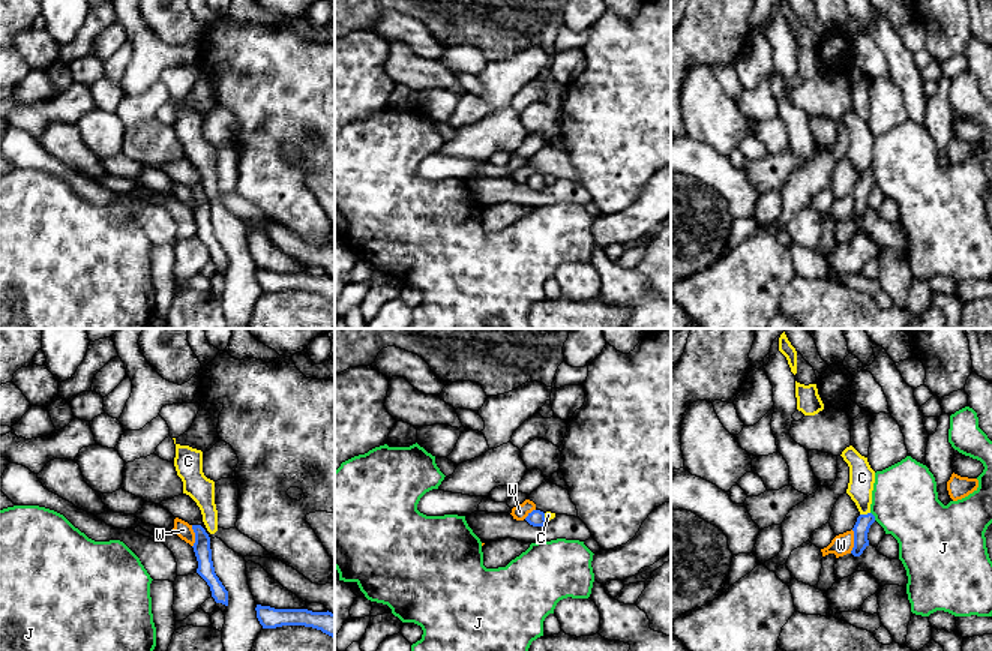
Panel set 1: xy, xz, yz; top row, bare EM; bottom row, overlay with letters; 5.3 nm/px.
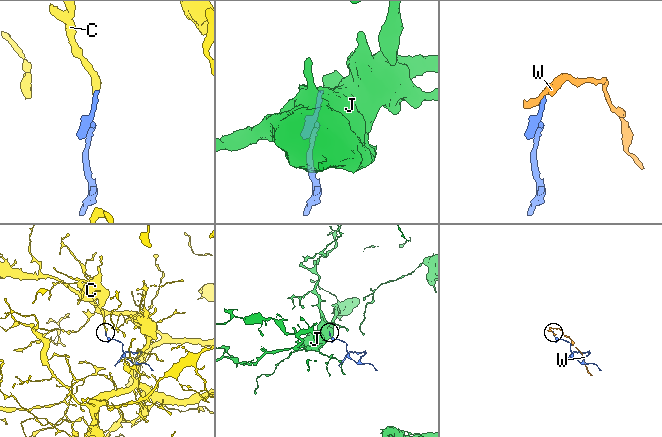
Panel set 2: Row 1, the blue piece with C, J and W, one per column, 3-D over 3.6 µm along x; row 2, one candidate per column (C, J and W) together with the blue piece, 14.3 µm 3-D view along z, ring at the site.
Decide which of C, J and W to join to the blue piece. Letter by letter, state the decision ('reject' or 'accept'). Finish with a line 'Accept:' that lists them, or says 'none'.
C: reject
J: reject
W: reject
Accept: none

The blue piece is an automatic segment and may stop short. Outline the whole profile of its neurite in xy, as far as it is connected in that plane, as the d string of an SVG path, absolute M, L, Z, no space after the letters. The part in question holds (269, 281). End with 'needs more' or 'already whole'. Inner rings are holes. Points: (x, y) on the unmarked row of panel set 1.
M257 268L257 282L263 292L276 292L282 290L305 290L321 294L335 302L335 278L312 276L308 273L275 273Z | already whole

